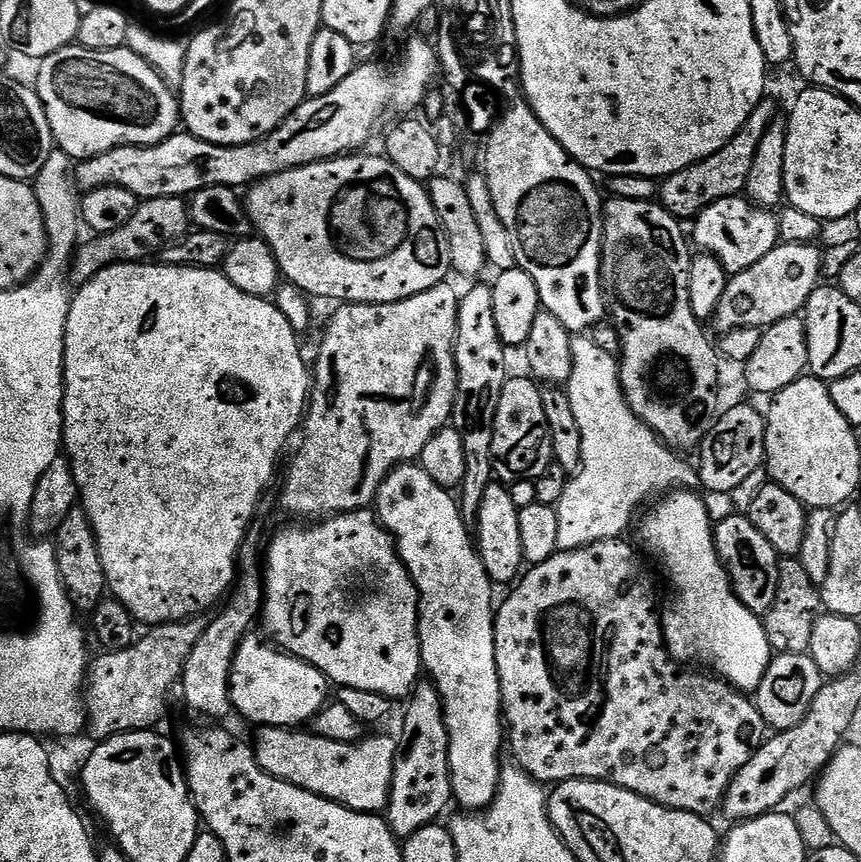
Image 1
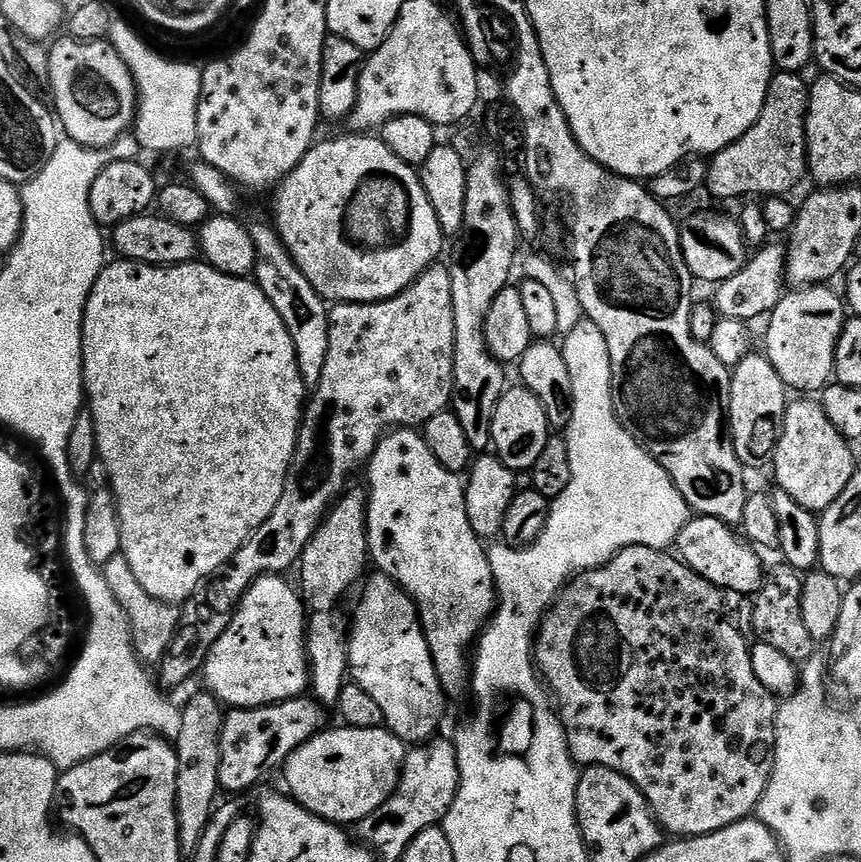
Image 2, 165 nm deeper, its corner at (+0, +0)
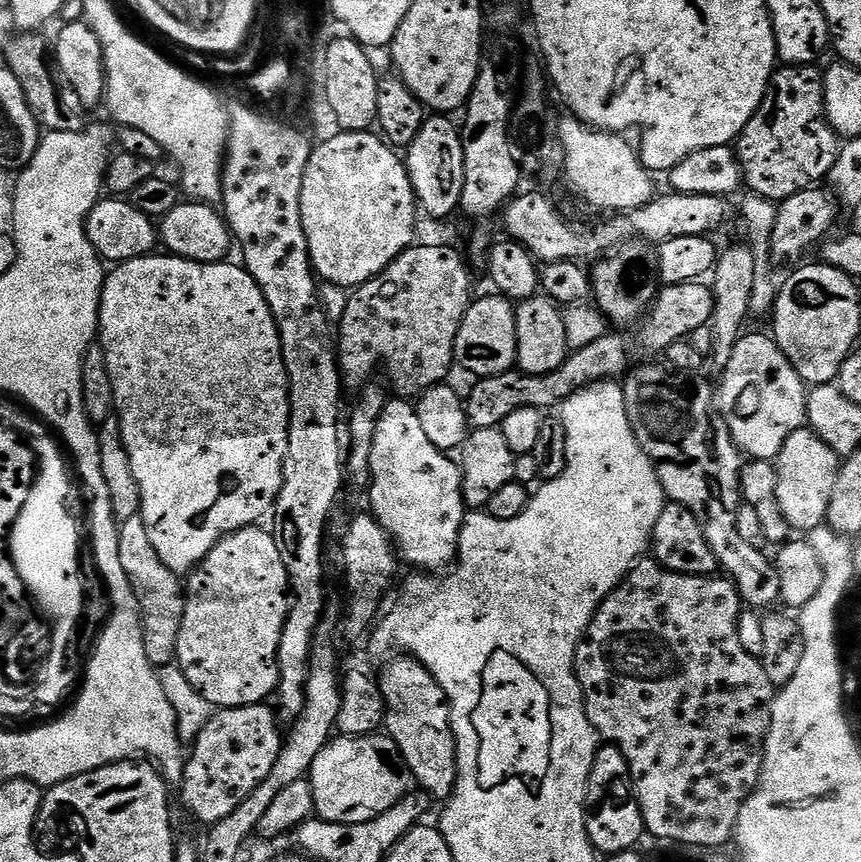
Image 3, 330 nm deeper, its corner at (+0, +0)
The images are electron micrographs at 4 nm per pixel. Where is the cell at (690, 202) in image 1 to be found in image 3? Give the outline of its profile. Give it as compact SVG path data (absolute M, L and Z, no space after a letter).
M803 64L801 68L780 66L773 71L768 93L750 122L741 130L734 151L744 175L748 192L757 192L767 200L781 201L802 190L819 185L834 166L842 147L841 137L830 126L824 105L824 72L819 67Z

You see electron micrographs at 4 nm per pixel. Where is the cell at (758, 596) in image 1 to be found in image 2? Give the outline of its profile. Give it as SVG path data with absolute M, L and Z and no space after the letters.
M693 515L688 525L680 529L674 548L679 559L689 568L725 593L737 592L748 598L760 589L764 581L766 564L760 561L761 553L733 525L713 516Z

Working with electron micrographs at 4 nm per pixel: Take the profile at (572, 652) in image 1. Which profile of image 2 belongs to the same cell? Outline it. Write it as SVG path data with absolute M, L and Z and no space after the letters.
M630 546L602 567L591 568L589 572L582 572L576 579L569 580L557 596L556 603L545 612L534 637L536 667L554 697L554 707L566 734L572 761L584 768L609 768L625 776L644 795L661 829L665 833L673 832L671 835L676 838L714 834L734 822L749 819L755 813L772 776L778 704L772 693L758 682L758 674L754 674L752 665L749 637L744 637L728 621L724 613L724 599L726 596L721 589L706 582L706 578L699 576L671 551L650 546Z

